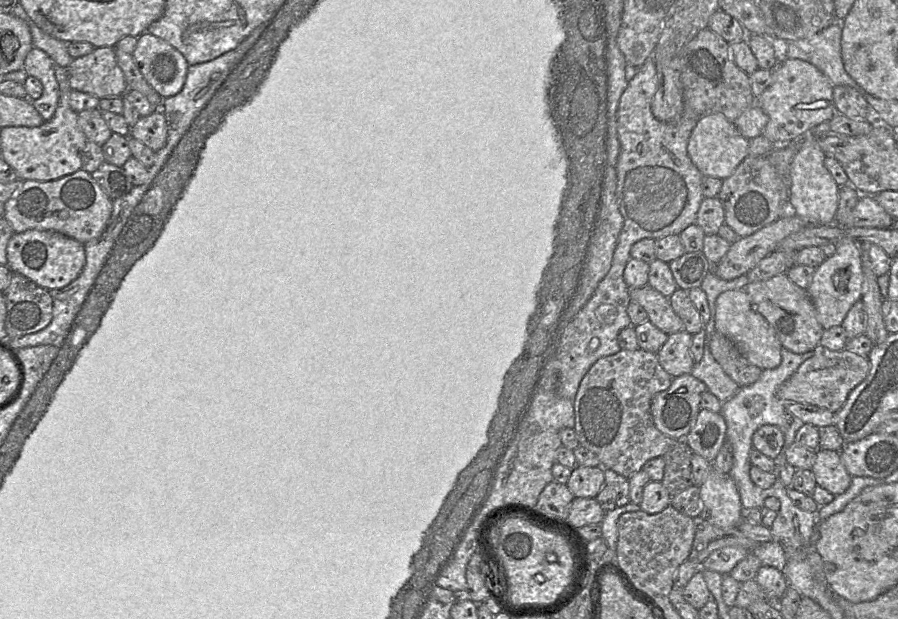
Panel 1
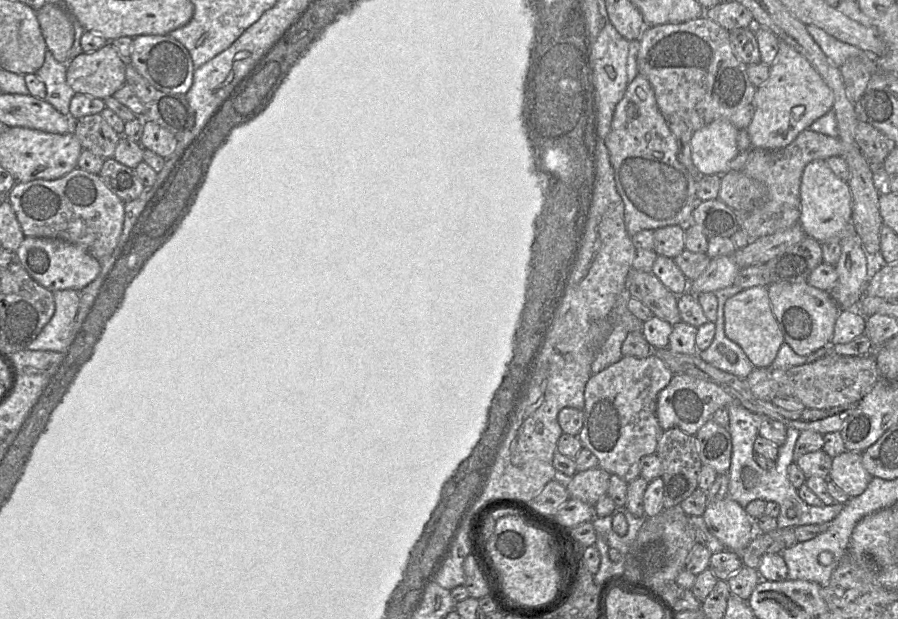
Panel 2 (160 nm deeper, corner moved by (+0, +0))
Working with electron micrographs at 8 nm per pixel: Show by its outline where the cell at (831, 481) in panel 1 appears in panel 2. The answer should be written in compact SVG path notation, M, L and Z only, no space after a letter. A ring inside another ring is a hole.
M845 451L835 456L828 479L850 497L861 495L873 477L862 464L861 453Z

